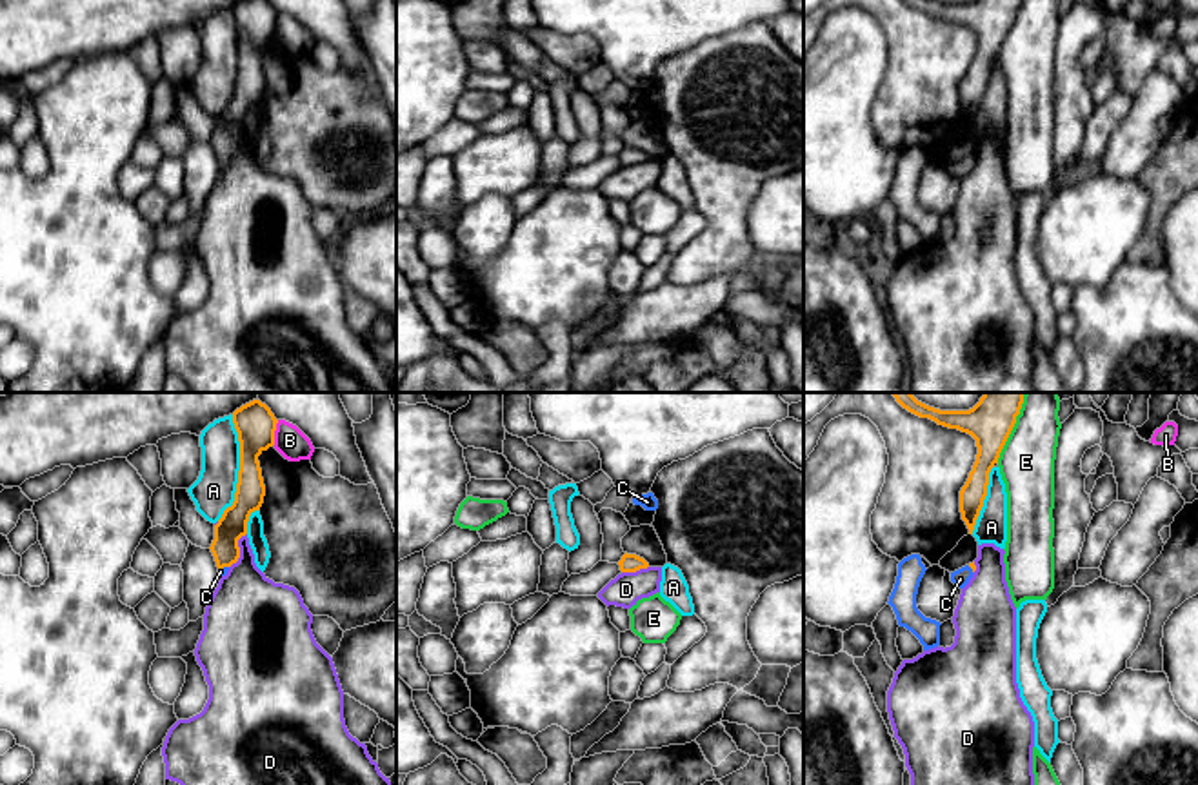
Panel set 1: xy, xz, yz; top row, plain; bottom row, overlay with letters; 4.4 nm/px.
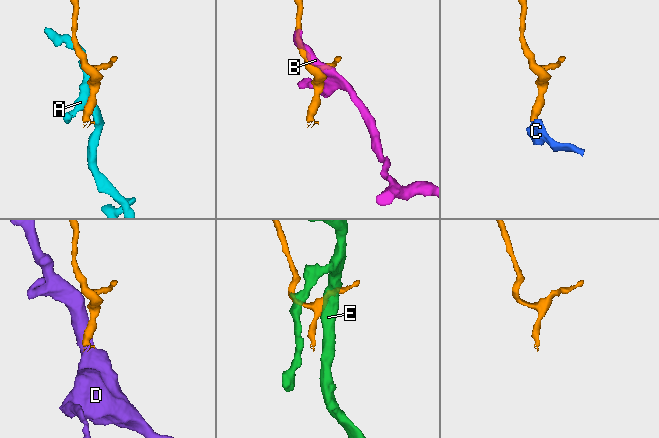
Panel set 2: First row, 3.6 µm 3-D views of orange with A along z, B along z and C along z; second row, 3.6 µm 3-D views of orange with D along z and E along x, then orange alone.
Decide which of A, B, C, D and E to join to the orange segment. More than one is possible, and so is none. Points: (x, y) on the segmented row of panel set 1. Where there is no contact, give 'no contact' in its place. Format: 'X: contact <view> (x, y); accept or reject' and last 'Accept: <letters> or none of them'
A: contact xy (240, 467); reject
B: contact xy (273, 433); reject
C: contact xy (222, 567); accept
D: contact xy (239, 551); reject
E: contact yz (1013, 426); reject
Accept: C

